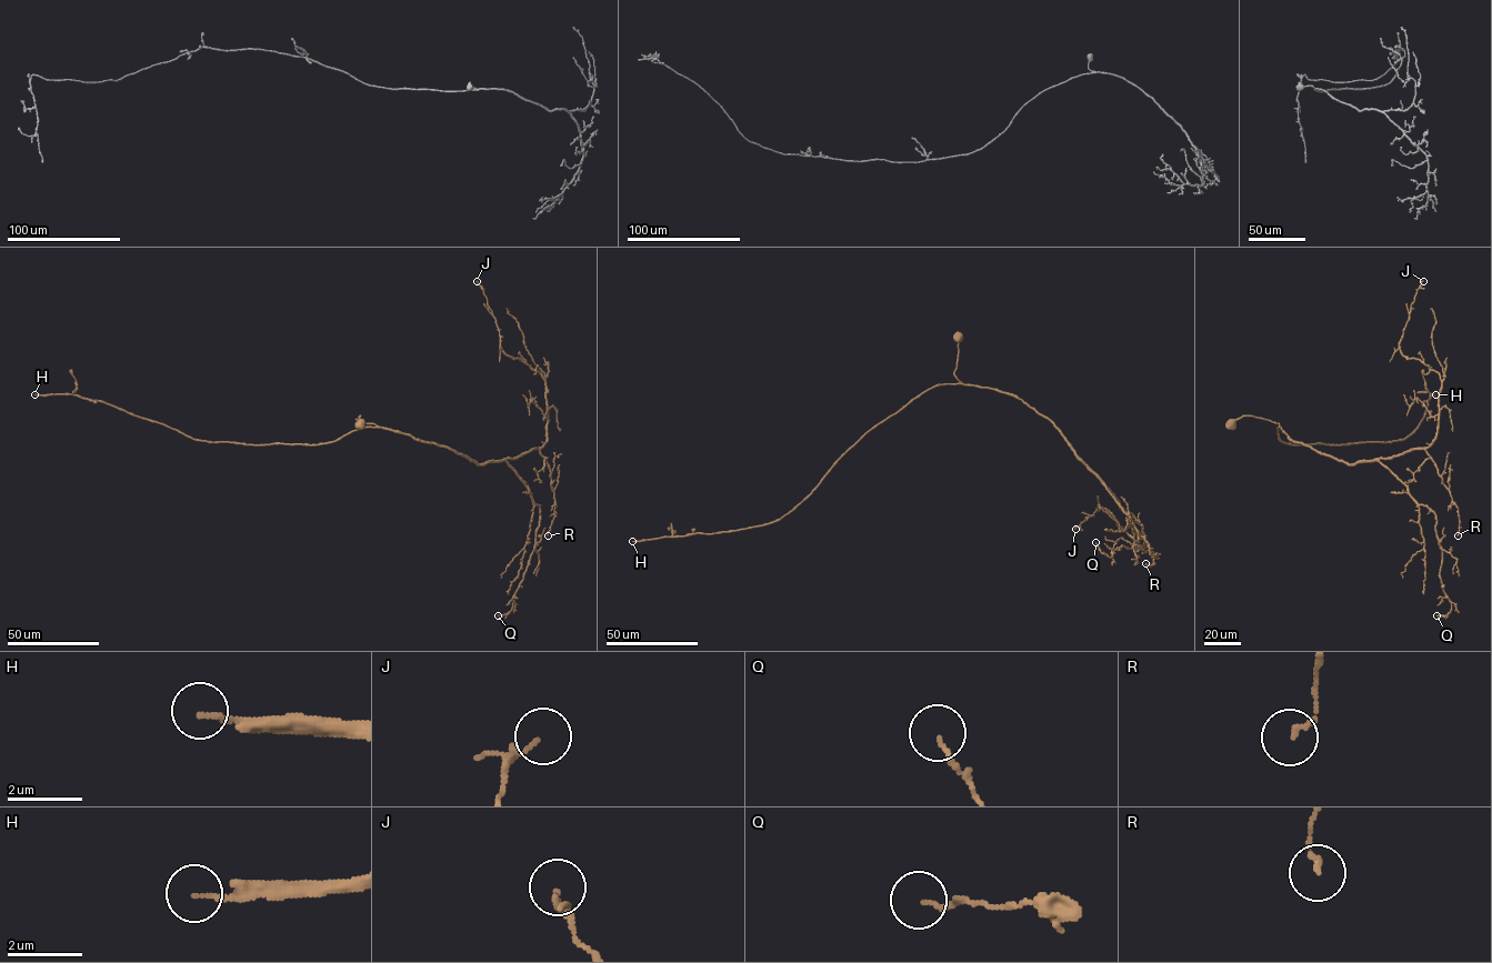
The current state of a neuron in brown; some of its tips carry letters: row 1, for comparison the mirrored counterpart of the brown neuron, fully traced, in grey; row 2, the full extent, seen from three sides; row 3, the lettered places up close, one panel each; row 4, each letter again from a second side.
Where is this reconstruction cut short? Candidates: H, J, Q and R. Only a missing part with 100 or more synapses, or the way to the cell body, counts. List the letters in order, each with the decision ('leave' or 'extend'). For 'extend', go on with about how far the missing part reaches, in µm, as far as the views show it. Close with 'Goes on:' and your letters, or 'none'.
H: extend | 400 µm
J: leave
Q: leave
R: leave
Goes on: H

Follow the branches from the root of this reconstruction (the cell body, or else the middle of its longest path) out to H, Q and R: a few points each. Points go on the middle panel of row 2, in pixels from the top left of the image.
H: (958, 337), (954, 375), (975, 385), (938, 384), (920, 393), (868, 430), (780, 518), (738, 530), (632, 541)
Q: (958, 337), (954, 375), (1017, 397), (1045, 417), (1137, 532), (1138, 542), (1110, 558), (1095, 542)
R: (958, 337), (954, 375), (965, 384), (1017, 397), (1045, 417), (1149, 543), (1153, 563), (1145, 563)

